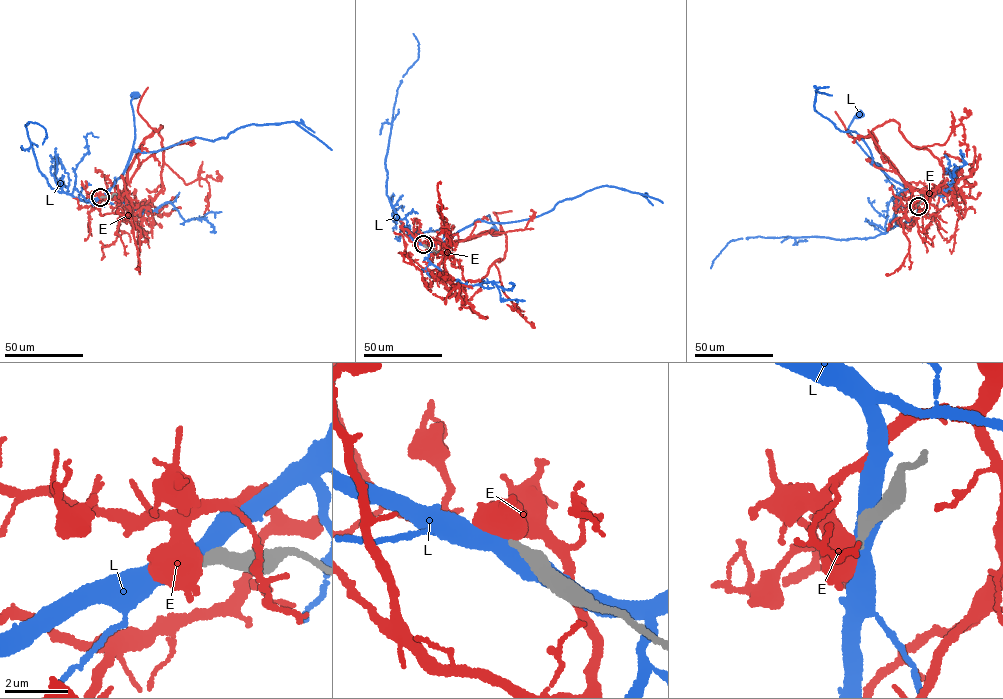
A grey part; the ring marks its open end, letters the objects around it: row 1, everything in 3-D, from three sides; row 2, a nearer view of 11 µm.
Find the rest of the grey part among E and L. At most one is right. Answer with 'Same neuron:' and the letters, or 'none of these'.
Same neuron: none of these

